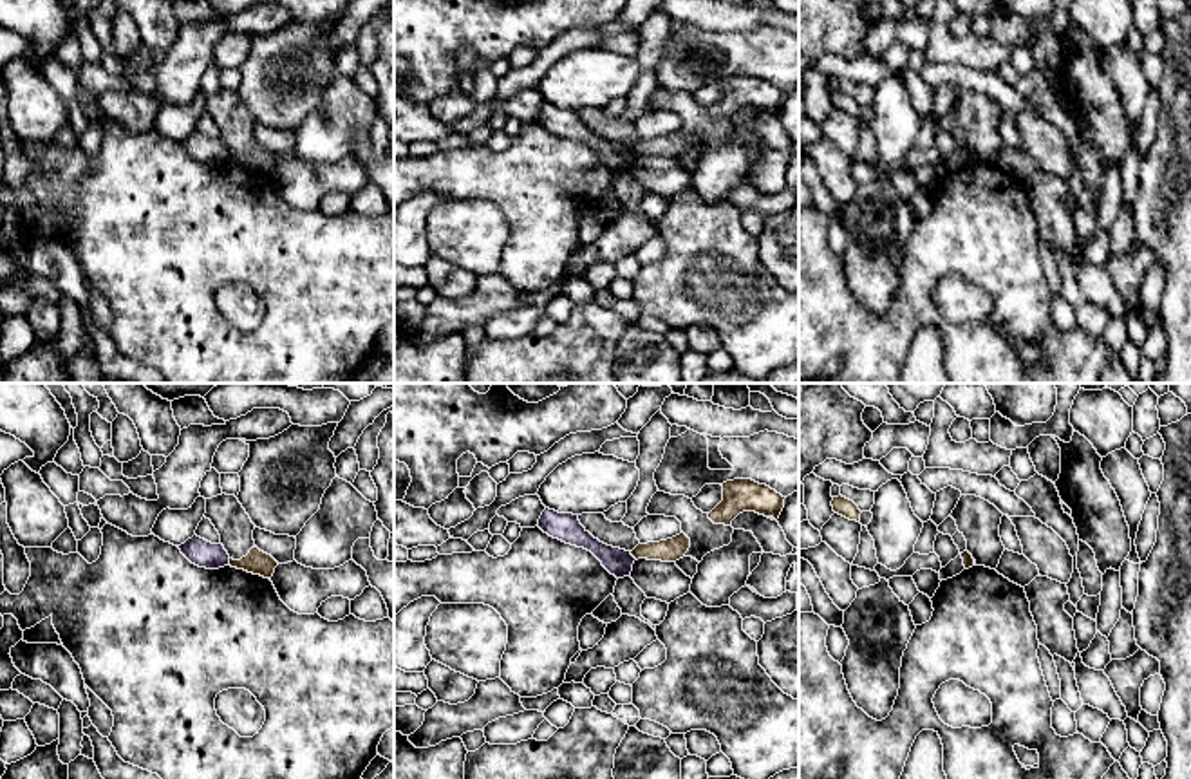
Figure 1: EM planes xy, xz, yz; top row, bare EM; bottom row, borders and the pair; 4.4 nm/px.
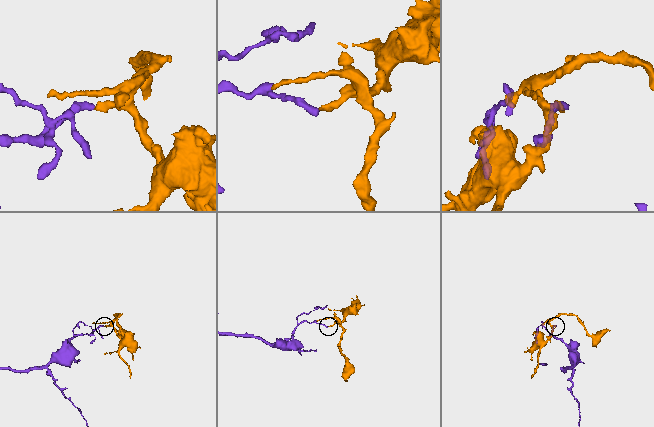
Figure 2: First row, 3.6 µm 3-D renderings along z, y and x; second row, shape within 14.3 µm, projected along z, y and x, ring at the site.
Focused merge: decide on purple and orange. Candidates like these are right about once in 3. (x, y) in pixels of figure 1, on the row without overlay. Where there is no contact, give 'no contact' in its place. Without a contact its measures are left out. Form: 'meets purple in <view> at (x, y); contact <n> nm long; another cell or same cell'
meets purple in xz at (631, 150); contact 50 nm long; another cell

